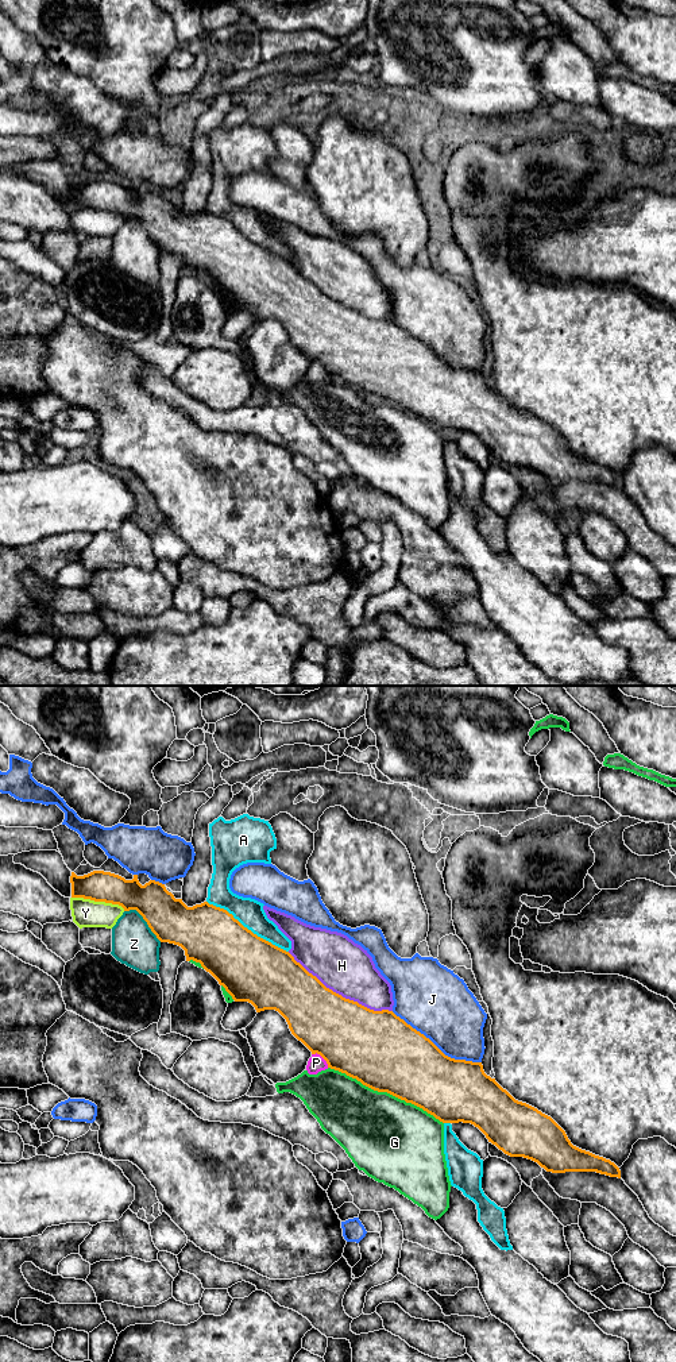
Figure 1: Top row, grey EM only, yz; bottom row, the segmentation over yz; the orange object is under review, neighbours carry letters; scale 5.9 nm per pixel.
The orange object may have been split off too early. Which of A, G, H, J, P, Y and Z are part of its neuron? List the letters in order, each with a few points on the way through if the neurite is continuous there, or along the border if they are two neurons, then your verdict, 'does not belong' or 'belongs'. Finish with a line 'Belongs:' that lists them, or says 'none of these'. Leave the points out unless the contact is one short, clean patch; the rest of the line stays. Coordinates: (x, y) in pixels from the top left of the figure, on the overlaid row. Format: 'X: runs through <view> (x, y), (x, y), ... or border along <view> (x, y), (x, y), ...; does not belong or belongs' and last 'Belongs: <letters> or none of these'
A: does not belong
G: does not belong
H: does not belong
J: does not belong
P: border along yz (312, 1053), (317, 1053), (328, 1067); does not belong
Y: does not belong
Z: does not belong
Belongs: none of these

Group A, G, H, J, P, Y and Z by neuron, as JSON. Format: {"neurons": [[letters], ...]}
{"neurons": [["A"], ["G"], ["H"], ["J"], ["P"], ["Y"], ["Z"]]}

